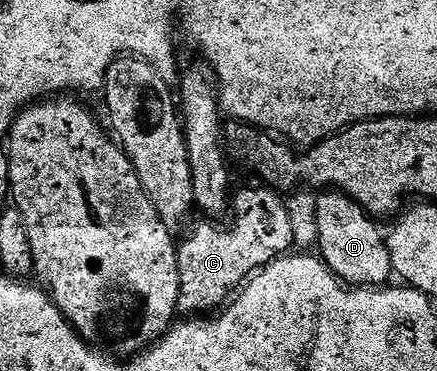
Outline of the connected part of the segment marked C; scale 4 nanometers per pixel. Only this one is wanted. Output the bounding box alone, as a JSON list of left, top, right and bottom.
[177,186,293,318]

